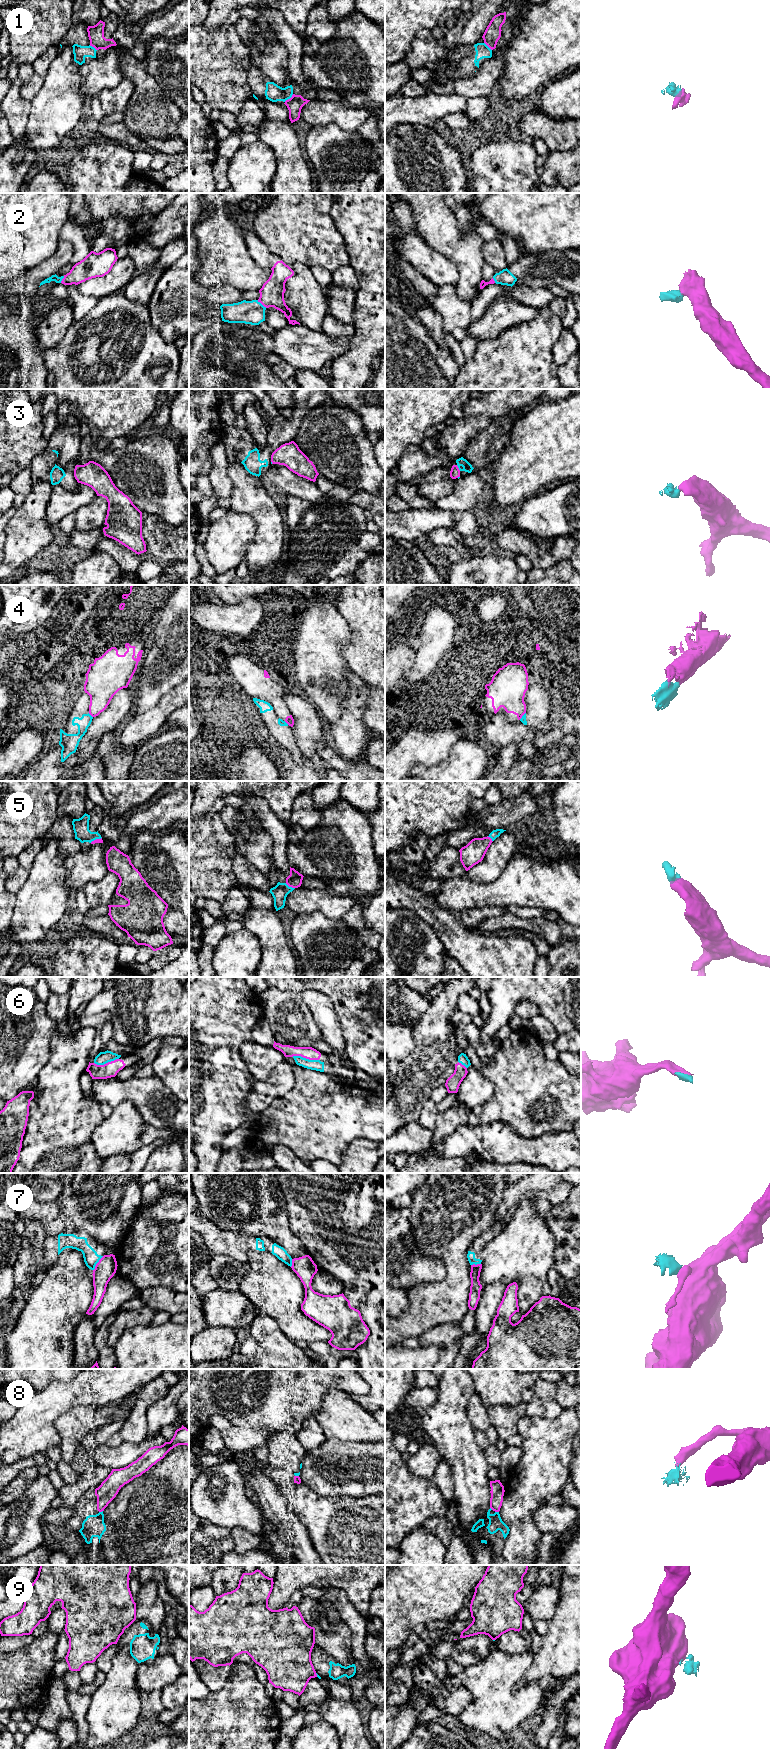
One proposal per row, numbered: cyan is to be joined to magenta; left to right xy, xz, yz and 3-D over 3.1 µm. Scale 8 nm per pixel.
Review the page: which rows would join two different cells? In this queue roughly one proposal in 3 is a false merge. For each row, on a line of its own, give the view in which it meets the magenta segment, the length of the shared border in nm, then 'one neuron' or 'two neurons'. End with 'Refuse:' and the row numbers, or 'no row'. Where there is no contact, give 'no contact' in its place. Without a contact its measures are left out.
1: contact in xz; length 100 nm; two neurons
2: contact in xz; length 100 nm; one neuron
3: contact in yz; length 60 nm; two neurons
4: contact in xy; length 50 nm; two neurons
5: contact in xz; length 90 nm; one neuron
6: contact in xz; length 220 nm; one neuron
7: contact in xy; length 150 nm; two neurons
8: contact in xy; length 40 nm; two neurons
9: contact in xz; length 40 nm; two neurons
Refuse: 1, 3, 4, 7, 8, 9

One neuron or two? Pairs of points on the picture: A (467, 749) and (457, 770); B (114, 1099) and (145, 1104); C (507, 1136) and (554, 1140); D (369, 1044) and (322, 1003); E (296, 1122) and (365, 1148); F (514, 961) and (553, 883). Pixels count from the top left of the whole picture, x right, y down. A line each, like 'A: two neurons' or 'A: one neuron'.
A: one neuron
B: one neuron
C: one neuron
D: two neurons
E: two neurons
F: two neurons

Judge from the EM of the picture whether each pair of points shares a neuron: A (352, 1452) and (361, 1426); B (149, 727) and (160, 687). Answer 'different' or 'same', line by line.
A: different
B: different

